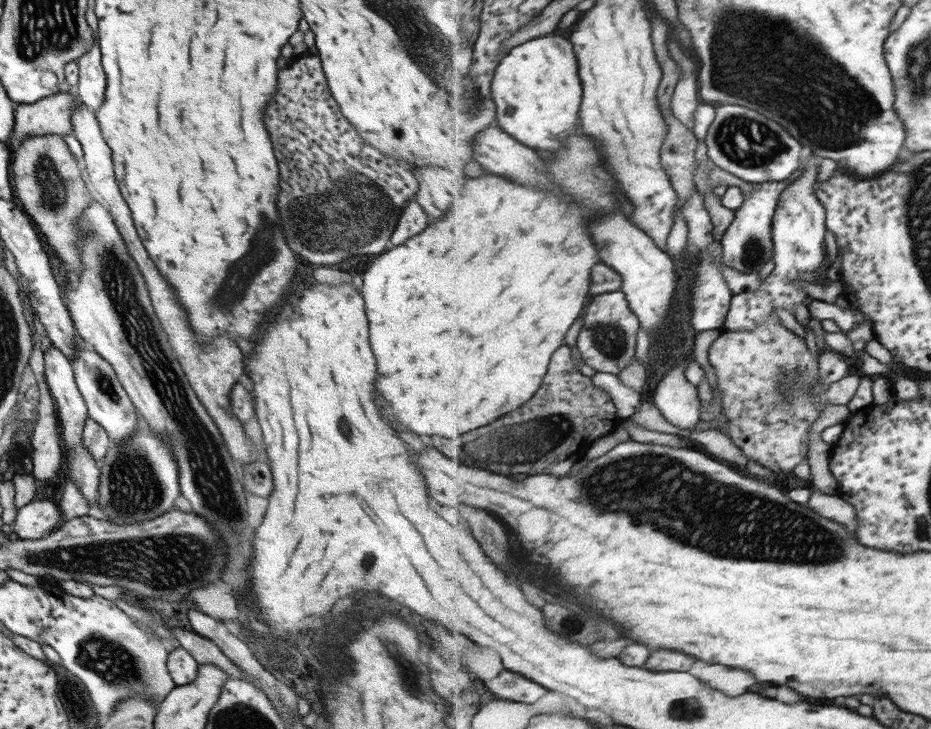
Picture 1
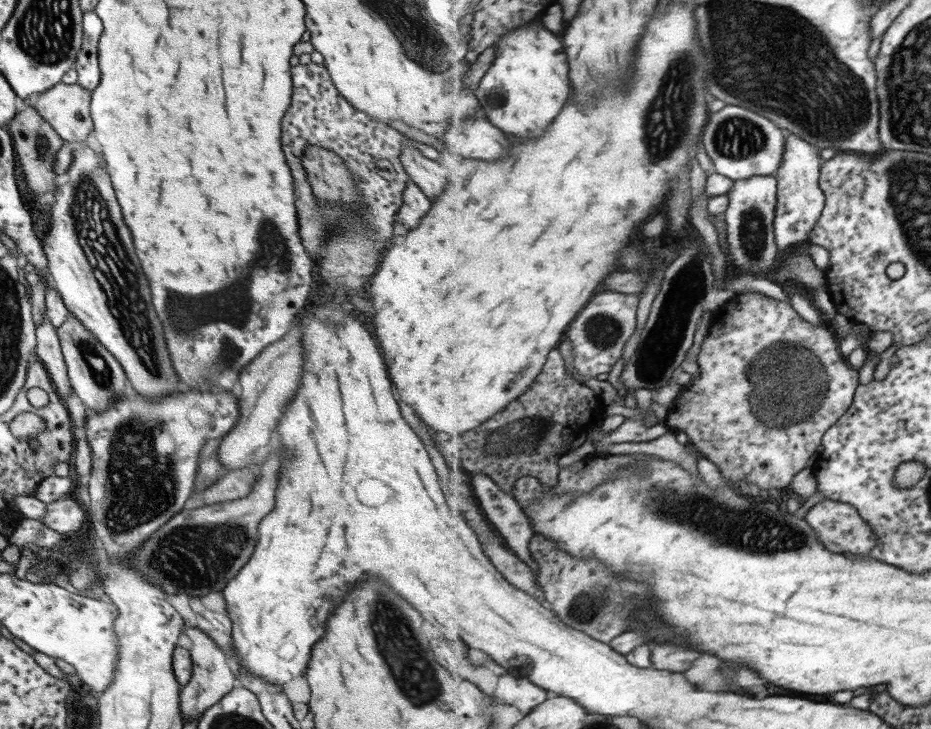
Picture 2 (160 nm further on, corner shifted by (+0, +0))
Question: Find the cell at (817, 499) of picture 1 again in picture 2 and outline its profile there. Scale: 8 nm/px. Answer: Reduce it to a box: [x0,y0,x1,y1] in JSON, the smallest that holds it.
[805,499,877,554]

